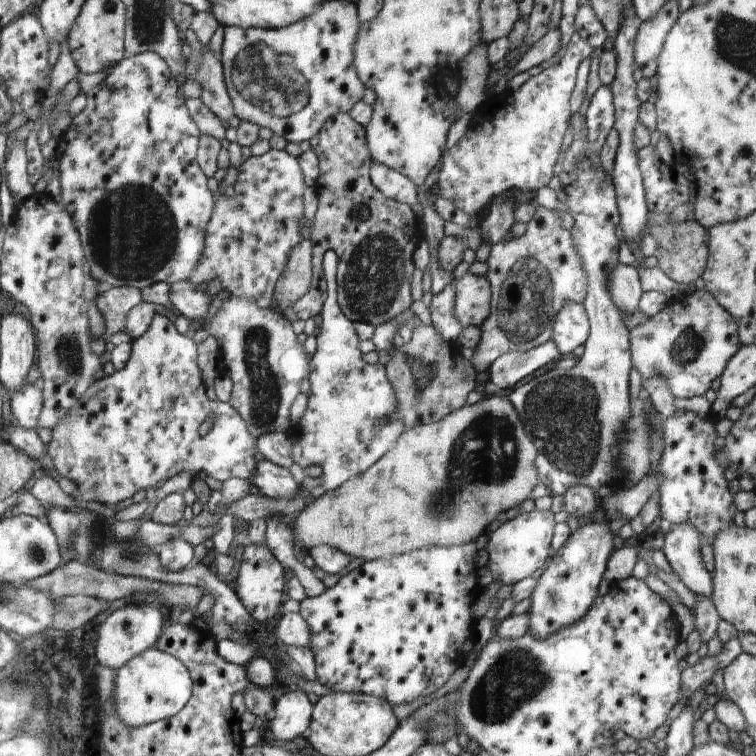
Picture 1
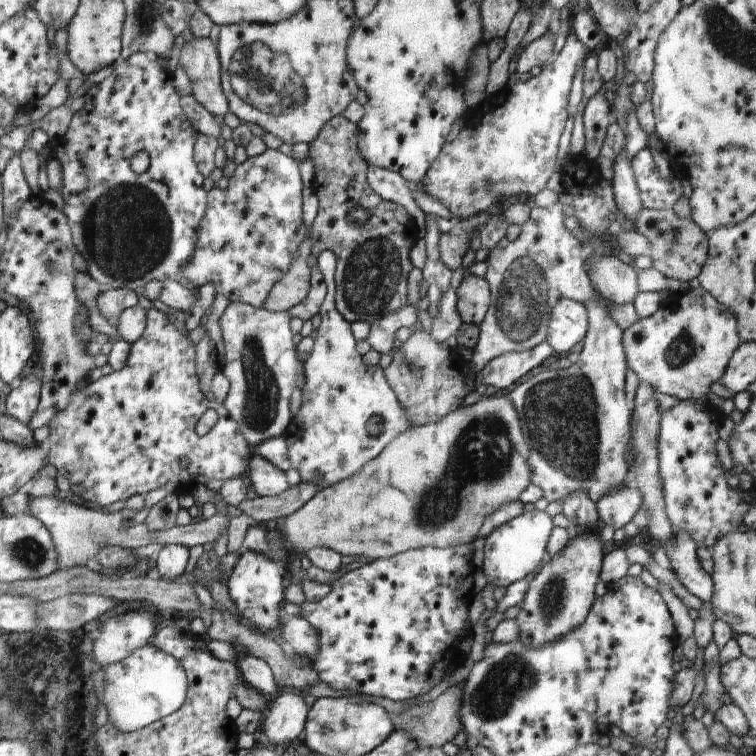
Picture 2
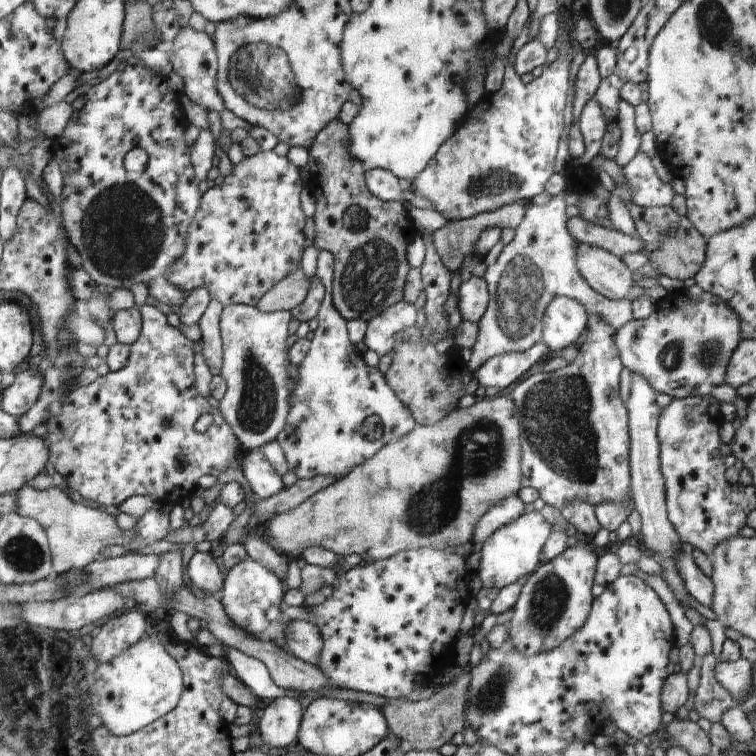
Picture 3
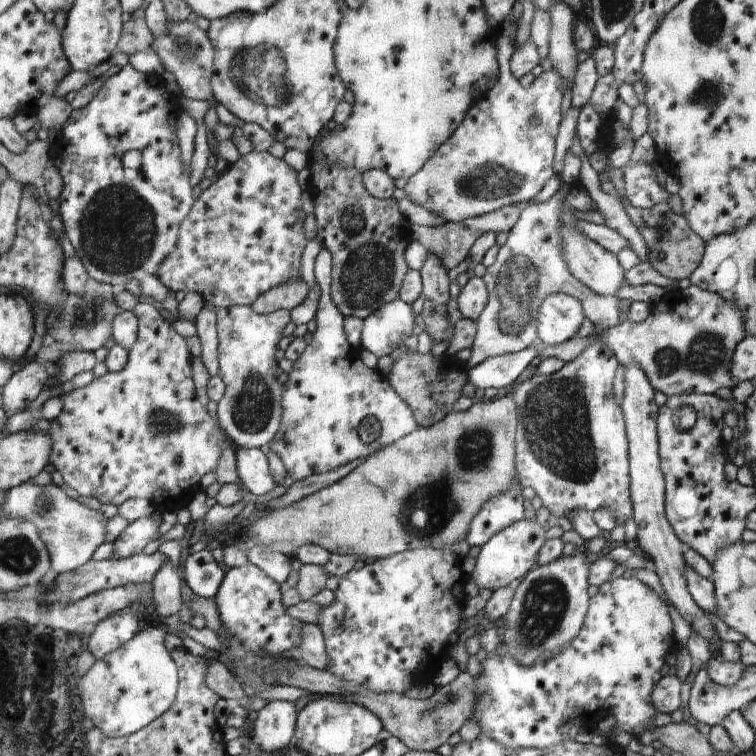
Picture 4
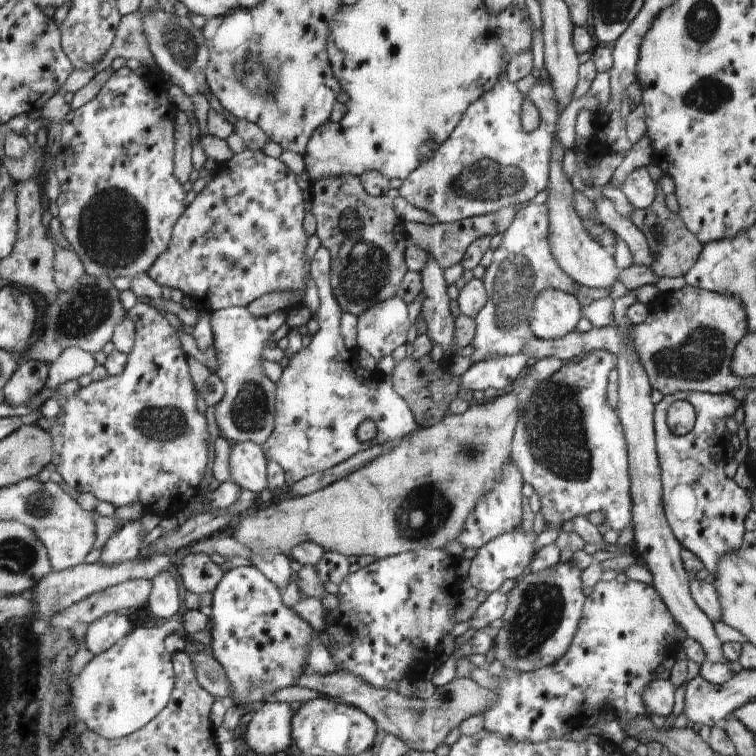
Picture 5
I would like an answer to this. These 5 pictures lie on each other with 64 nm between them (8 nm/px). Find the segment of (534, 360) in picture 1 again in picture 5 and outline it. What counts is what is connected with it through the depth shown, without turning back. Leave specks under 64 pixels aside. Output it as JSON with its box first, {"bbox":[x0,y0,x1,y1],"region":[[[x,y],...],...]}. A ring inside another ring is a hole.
{"bbox":[460,352,531,391],"region":[[[522,352],[472,363],[460,376],[462,388],[473,391],[486,390],[488,387],[502,390],[518,378],[518,374],[522,372],[526,364],[531,364],[531,362]]]}

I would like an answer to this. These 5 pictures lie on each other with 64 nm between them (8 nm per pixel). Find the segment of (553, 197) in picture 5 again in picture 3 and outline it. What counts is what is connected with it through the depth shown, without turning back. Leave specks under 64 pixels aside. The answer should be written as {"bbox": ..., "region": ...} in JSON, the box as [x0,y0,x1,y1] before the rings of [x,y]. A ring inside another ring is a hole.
{"bbox":[578,243,635,300],"region":[[[578,243],[578,268],[586,282],[598,294],[616,300],[624,299],[635,285],[632,271],[617,256],[597,247]]]}

